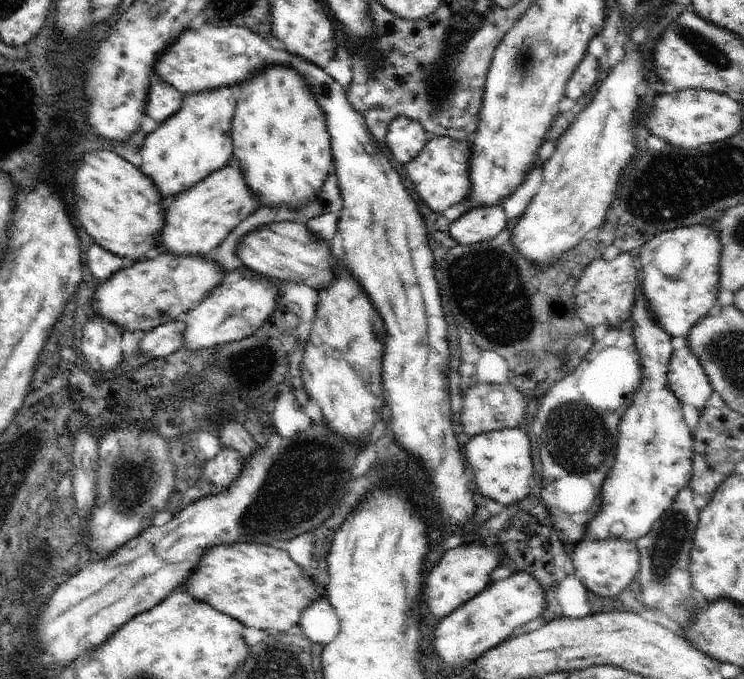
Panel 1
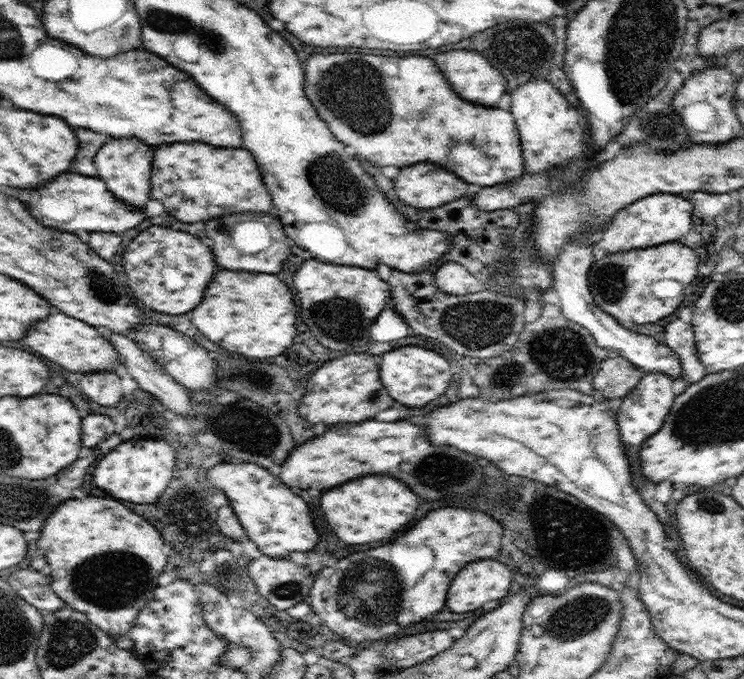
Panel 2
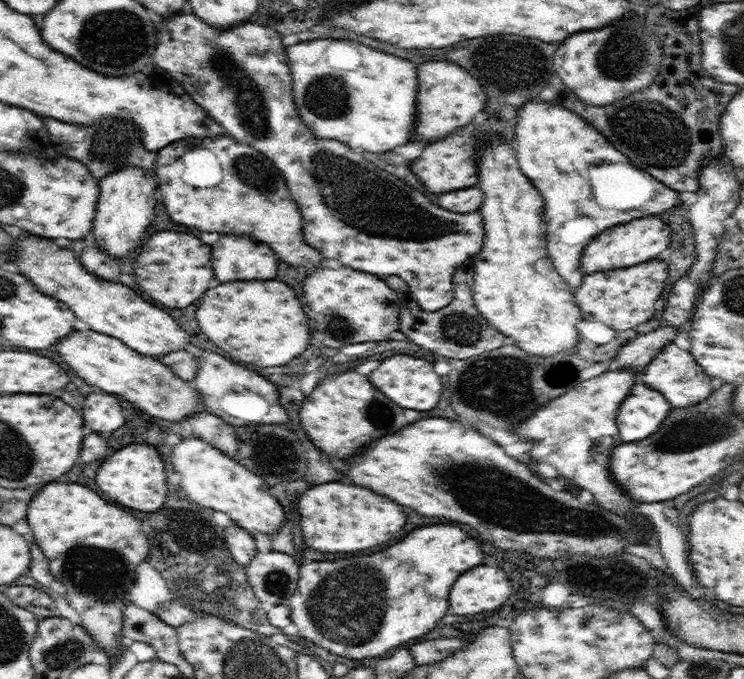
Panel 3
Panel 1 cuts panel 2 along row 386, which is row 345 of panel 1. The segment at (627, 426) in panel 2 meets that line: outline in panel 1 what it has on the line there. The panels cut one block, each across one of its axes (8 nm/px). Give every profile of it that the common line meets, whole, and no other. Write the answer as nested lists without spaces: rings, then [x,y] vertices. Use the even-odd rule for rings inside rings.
[[[641,286],[632,305],[630,318],[634,322],[633,339],[636,350],[641,356],[642,382],[631,400],[631,405],[626,409],[626,414],[623,414],[619,420],[615,461],[602,485],[602,508],[587,524],[584,539],[614,537],[635,542],[636,539],[646,536],[654,522],[674,504],[676,496],[687,486],[693,475],[693,434],[691,428],[686,425],[682,405],[669,389],[670,384],[667,379],[669,364],[675,351],[672,346],[673,336],[655,321]]]

